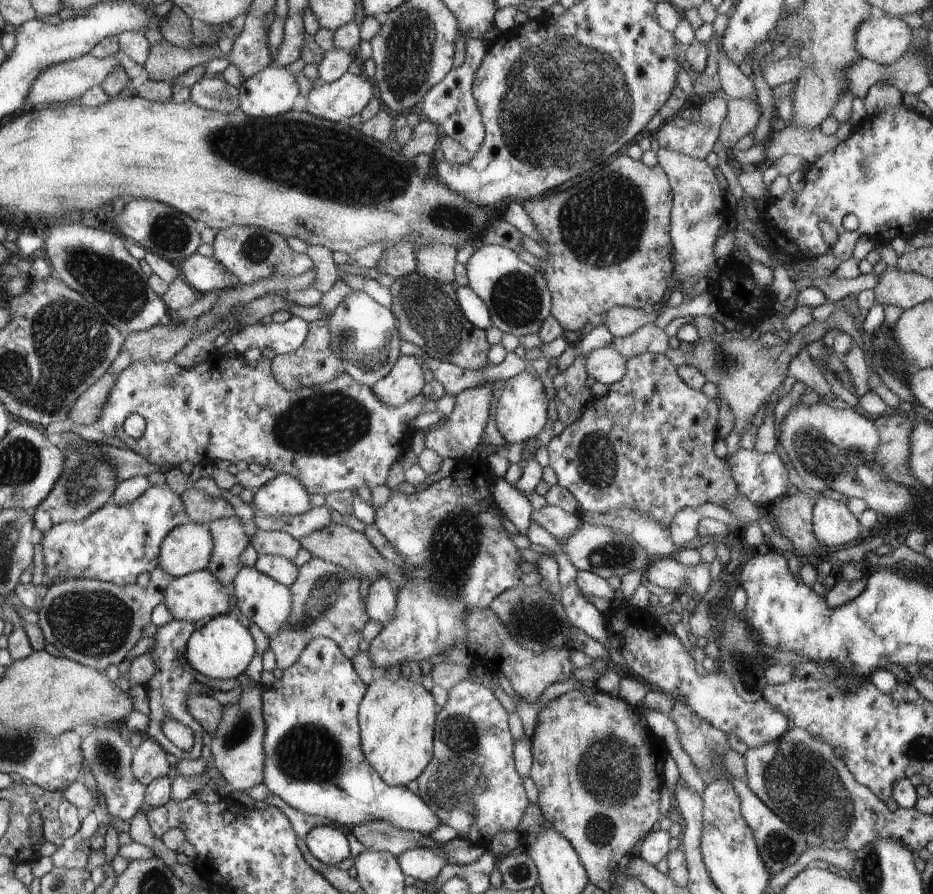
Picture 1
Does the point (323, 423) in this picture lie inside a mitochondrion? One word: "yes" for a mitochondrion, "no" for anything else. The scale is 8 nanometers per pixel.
yes

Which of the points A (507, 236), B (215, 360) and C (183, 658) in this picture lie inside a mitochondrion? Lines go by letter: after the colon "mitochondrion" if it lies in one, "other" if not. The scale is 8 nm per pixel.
A: other
B: other
C: other

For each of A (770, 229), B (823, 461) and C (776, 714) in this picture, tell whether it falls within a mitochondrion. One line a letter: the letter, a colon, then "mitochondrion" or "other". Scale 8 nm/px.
A: other
B: mitochondrion
C: other

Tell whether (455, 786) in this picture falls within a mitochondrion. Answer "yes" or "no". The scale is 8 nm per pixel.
yes

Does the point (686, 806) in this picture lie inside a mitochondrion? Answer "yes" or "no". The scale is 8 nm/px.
no

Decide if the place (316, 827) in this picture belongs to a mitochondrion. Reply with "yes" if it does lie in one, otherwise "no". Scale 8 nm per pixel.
no

